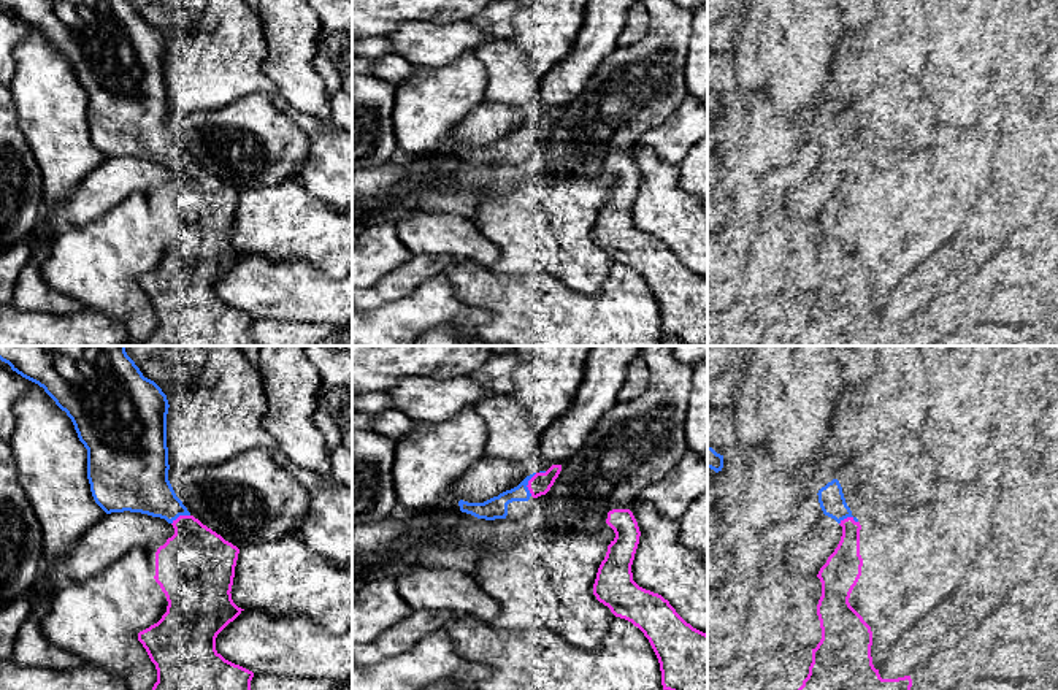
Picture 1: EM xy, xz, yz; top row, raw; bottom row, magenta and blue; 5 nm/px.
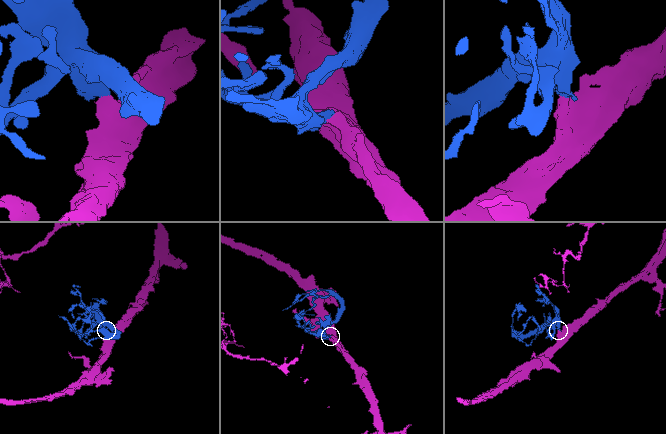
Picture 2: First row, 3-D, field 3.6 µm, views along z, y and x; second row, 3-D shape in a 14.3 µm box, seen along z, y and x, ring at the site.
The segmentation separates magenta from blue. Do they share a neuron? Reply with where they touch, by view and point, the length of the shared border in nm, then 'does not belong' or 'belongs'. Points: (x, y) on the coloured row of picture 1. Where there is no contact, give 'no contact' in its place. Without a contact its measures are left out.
contact xz (528, 484); length 120 nm; belongs

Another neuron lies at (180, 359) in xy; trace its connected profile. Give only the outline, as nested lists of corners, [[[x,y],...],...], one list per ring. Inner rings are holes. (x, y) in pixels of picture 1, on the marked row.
[[[125,346],[125,352],[135,363],[162,362],[179,382],[186,379],[192,366],[201,370],[208,358],[200,346]]]

